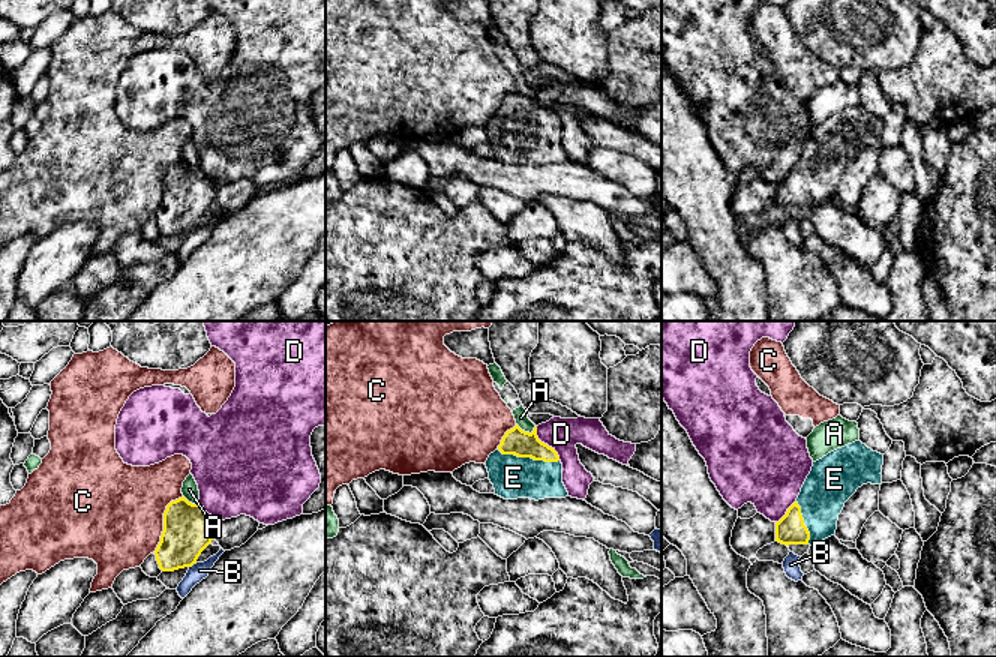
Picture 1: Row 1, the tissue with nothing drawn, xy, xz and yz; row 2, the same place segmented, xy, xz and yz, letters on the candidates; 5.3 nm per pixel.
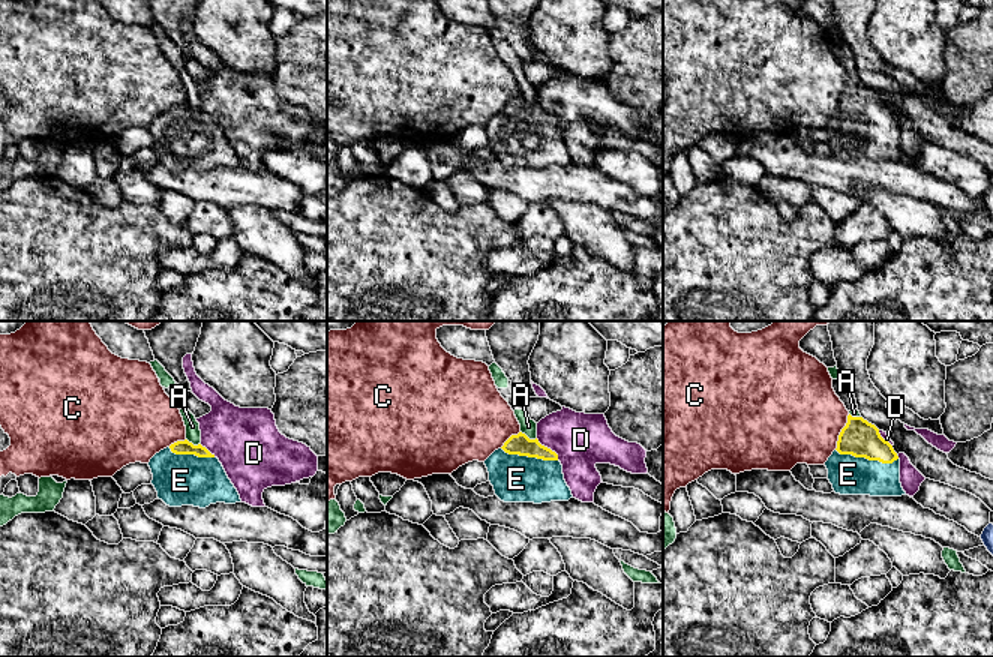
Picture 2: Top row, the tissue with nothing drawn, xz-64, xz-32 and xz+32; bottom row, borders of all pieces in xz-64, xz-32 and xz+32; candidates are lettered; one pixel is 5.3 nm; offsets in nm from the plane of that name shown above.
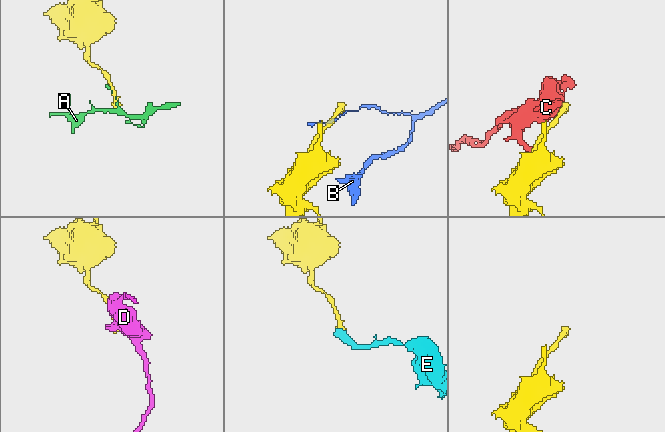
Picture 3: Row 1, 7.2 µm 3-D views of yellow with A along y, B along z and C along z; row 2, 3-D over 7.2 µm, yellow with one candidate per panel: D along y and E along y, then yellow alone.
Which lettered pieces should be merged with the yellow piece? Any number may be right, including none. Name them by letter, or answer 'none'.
E

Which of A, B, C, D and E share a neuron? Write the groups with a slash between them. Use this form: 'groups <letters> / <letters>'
groups A / B / C / D / E

